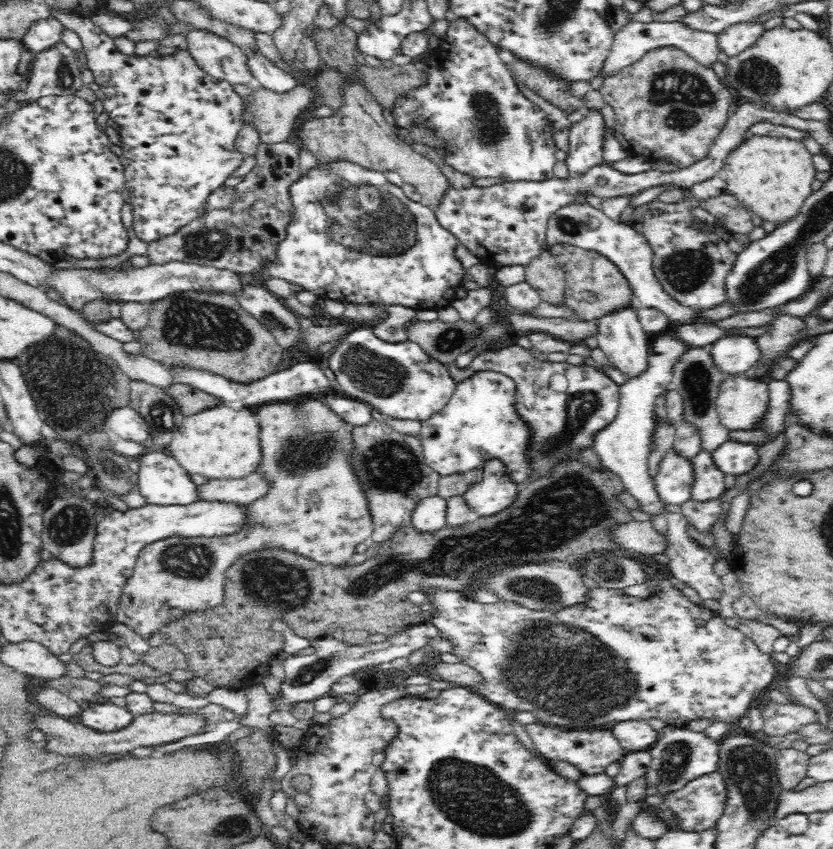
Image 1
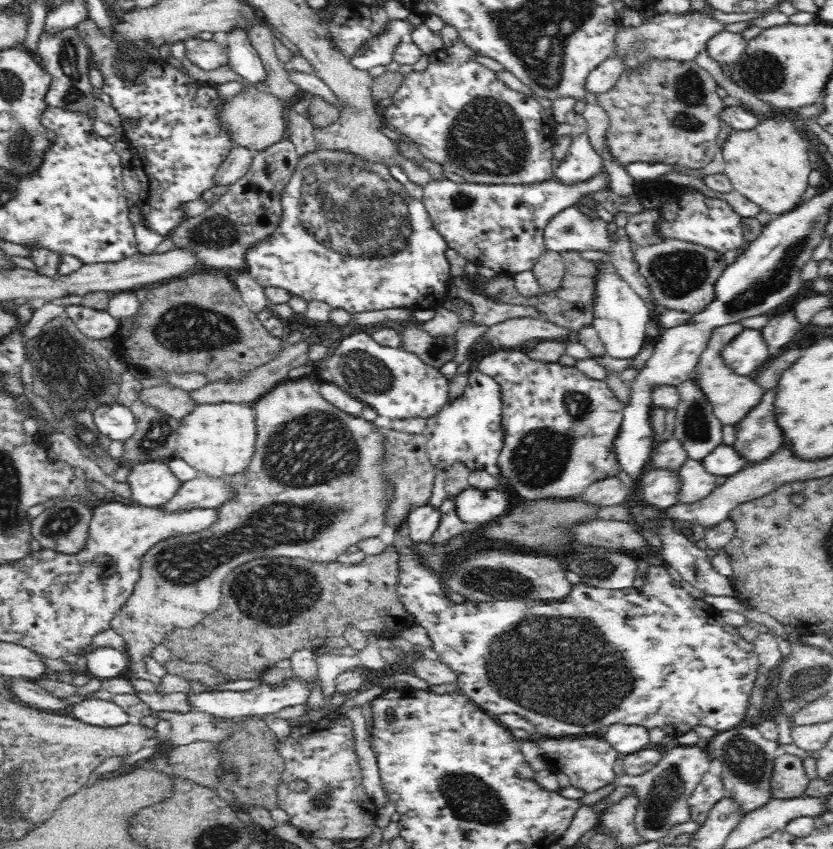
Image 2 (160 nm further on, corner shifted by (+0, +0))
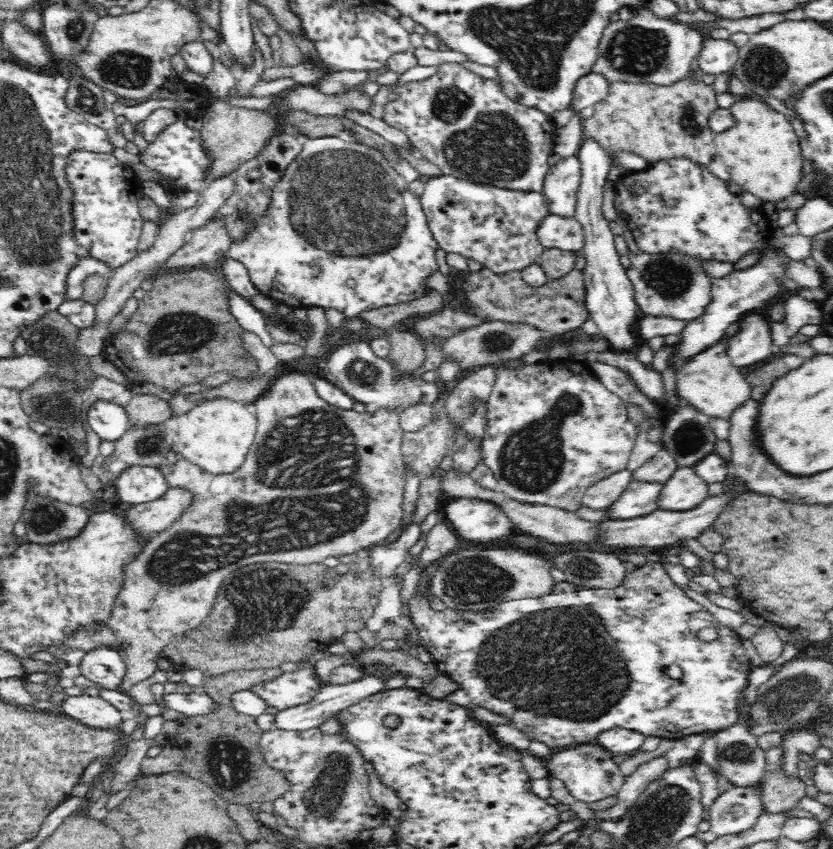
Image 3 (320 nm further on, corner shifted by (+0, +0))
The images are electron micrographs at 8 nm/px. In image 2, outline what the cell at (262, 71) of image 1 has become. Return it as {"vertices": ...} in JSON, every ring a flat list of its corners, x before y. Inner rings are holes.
{"vertices":[[230,30,226,38,231,68,255,84,266,83,268,72,257,50,247,41,245,30]]}

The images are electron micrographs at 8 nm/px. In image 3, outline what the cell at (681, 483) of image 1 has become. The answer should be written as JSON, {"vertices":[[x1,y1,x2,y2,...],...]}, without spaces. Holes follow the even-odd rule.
{"vertices":[[633,480,622,496,610,508,606,508,608,518,632,519,660,509,663,488,664,482]]}

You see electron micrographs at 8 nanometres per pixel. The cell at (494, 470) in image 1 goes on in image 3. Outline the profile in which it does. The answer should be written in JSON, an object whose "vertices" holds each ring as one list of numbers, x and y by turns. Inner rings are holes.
{"vertices":[[453,498,440,513,466,541,508,540,511,536,521,538,502,507,488,499]]}

